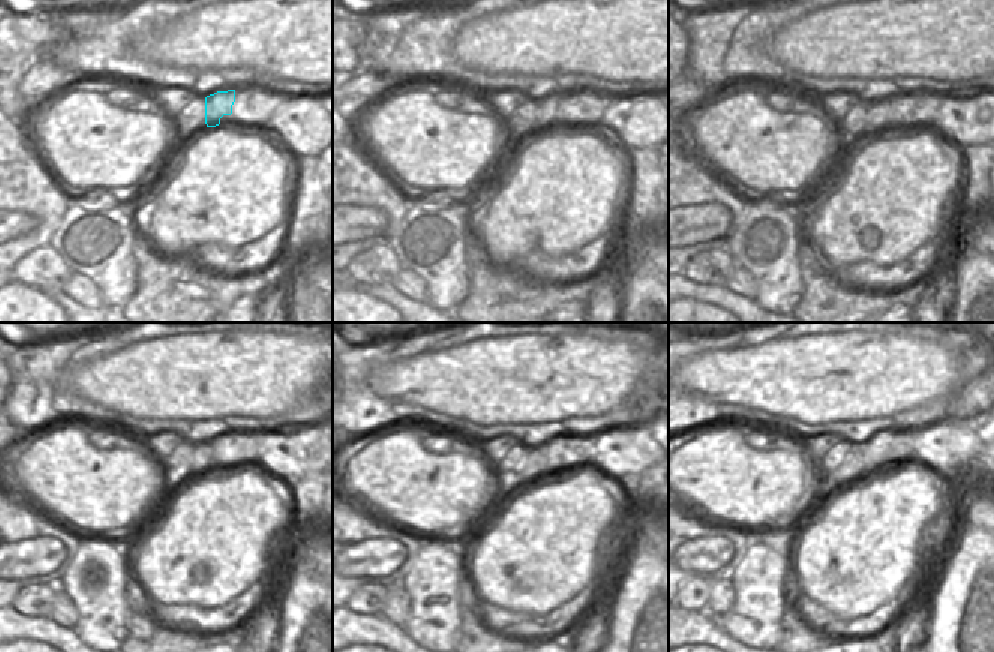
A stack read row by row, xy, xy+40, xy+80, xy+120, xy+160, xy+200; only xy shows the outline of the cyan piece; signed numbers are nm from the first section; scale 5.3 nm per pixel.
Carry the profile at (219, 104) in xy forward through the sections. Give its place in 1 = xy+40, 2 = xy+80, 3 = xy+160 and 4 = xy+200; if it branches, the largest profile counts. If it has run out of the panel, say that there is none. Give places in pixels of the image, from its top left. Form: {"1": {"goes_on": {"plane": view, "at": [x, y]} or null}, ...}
{"1": {"goes_on": {"plane": "xy+40", "at": [547, 107]}}, "2": {"goes_on": {"plane": "xy+80", "at": [877, 116]}}, "3": {"goes_on": {"plane": "xy+160", "at": [535, 465]}}, "4": {"goes_on": {"plane": "xy+200", "at": [828, 484]}}}

